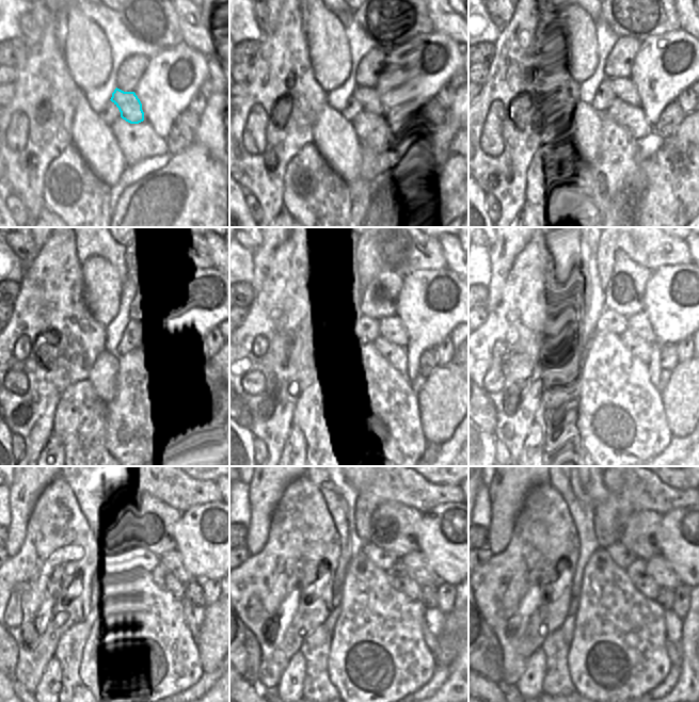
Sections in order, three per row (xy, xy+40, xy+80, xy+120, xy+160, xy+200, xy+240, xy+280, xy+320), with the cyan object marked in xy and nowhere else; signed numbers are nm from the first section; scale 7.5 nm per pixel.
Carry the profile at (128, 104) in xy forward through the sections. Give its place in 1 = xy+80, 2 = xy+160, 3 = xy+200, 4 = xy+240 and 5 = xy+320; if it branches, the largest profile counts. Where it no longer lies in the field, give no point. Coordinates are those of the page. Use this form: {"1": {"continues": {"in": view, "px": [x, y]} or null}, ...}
{"1": {"continues": {"in": "xy+80", "px": [624, 89]}}, "2": {"continues": {"in": "xy+160", "px": [392, 329]}}, "3": {"continues": {"in": "xy+200", "px": [639, 323]}}, "4": {"continues": {"in": "xy+240", "px": [171, 561]}}, "5": {"continues": {"in": "xy+320", "px": [657, 567]}}}

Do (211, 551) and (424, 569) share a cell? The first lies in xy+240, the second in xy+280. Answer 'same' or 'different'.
different

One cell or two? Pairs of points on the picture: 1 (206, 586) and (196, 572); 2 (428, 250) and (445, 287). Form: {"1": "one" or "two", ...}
{"1": "two", "2": "two"}

